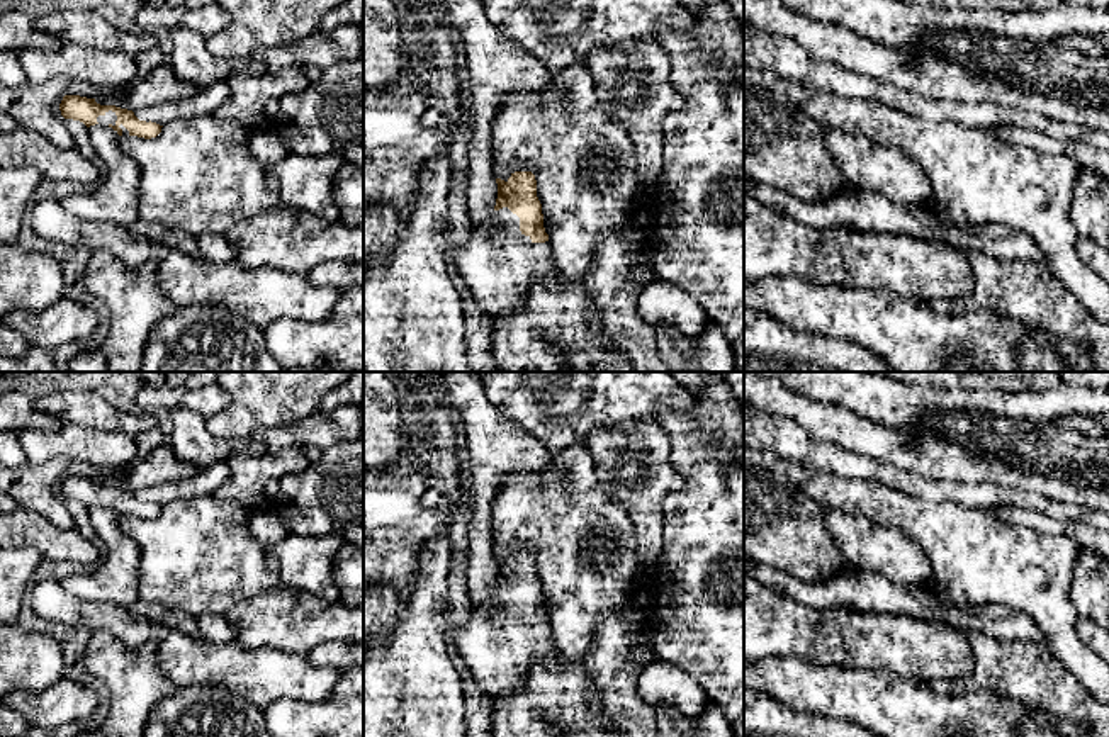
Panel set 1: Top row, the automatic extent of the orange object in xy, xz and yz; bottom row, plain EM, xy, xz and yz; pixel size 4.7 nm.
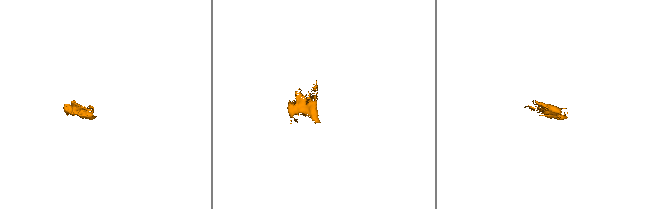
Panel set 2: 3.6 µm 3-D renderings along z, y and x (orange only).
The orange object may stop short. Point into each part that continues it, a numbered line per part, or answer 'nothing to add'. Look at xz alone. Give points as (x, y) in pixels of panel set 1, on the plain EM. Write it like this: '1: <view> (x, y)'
1: xz (498, 644)

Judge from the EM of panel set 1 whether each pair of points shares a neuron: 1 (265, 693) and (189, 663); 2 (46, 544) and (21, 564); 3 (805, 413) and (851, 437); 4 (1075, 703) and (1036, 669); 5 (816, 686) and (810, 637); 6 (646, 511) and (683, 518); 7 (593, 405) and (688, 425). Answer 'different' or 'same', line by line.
1: same
2: different
3: same
4: same
5: different
6: different
7: different

